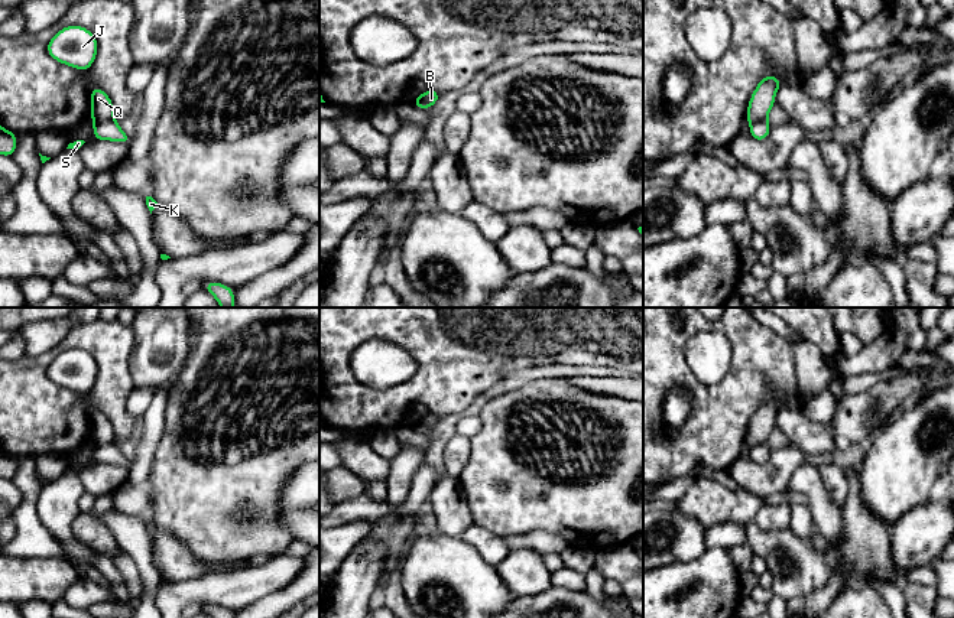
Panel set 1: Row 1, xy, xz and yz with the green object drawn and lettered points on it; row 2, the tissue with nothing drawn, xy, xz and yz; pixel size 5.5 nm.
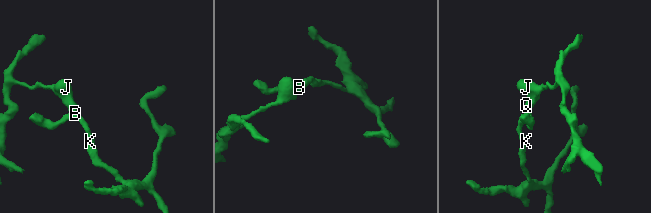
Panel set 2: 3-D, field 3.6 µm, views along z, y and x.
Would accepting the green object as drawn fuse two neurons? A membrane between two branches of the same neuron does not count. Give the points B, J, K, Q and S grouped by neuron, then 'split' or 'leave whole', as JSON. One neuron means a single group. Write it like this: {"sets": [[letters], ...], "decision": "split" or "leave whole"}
{"sets": [["B", "K", "S"], ["J", "Q"]], "decision": "split"}

